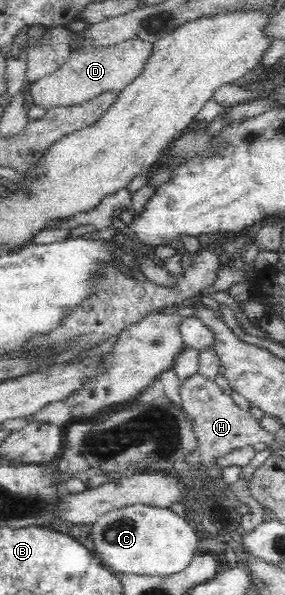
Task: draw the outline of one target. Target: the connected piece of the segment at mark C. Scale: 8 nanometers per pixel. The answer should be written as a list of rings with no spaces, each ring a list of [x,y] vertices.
[[[145,504],[128,505],[104,513],[92,525],[91,539],[95,543],[94,551],[99,555],[99,561],[103,565],[111,571],[139,576],[169,576],[183,571],[196,556],[197,541],[200,540],[188,517],[181,517],[167,507]]]

